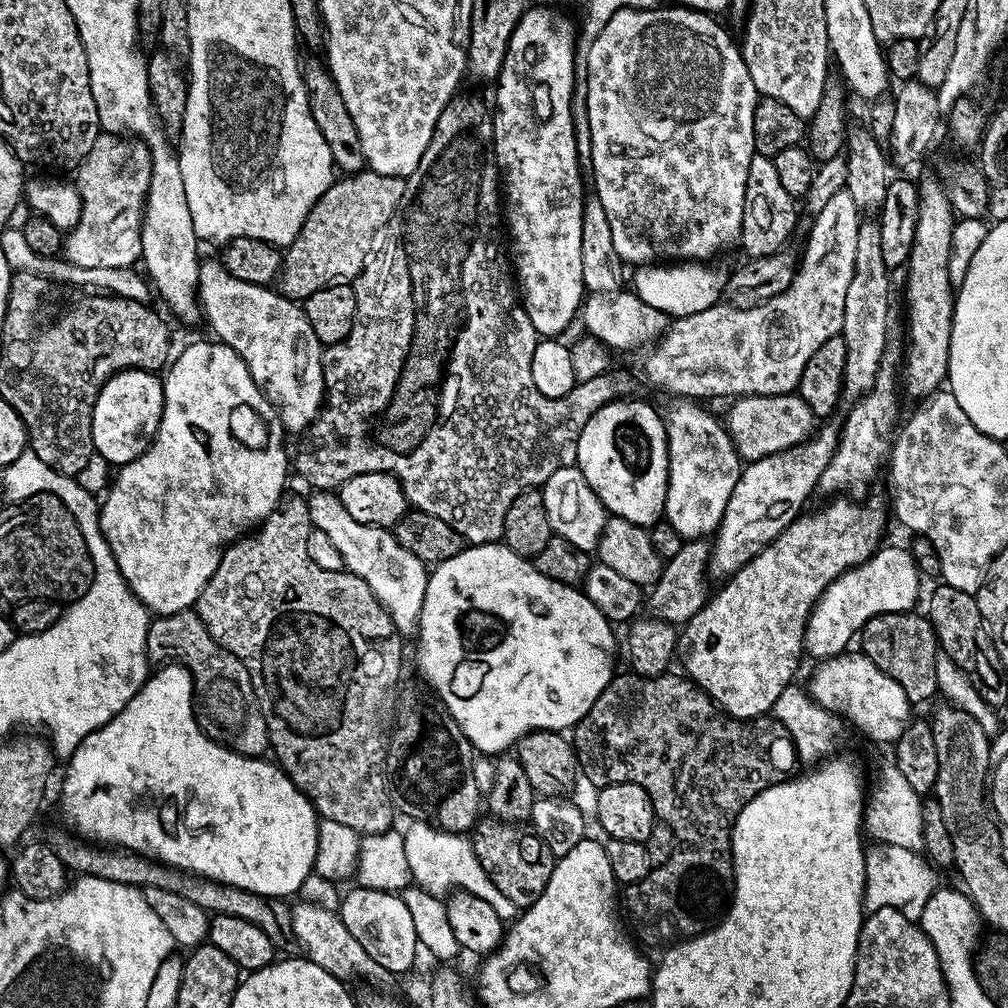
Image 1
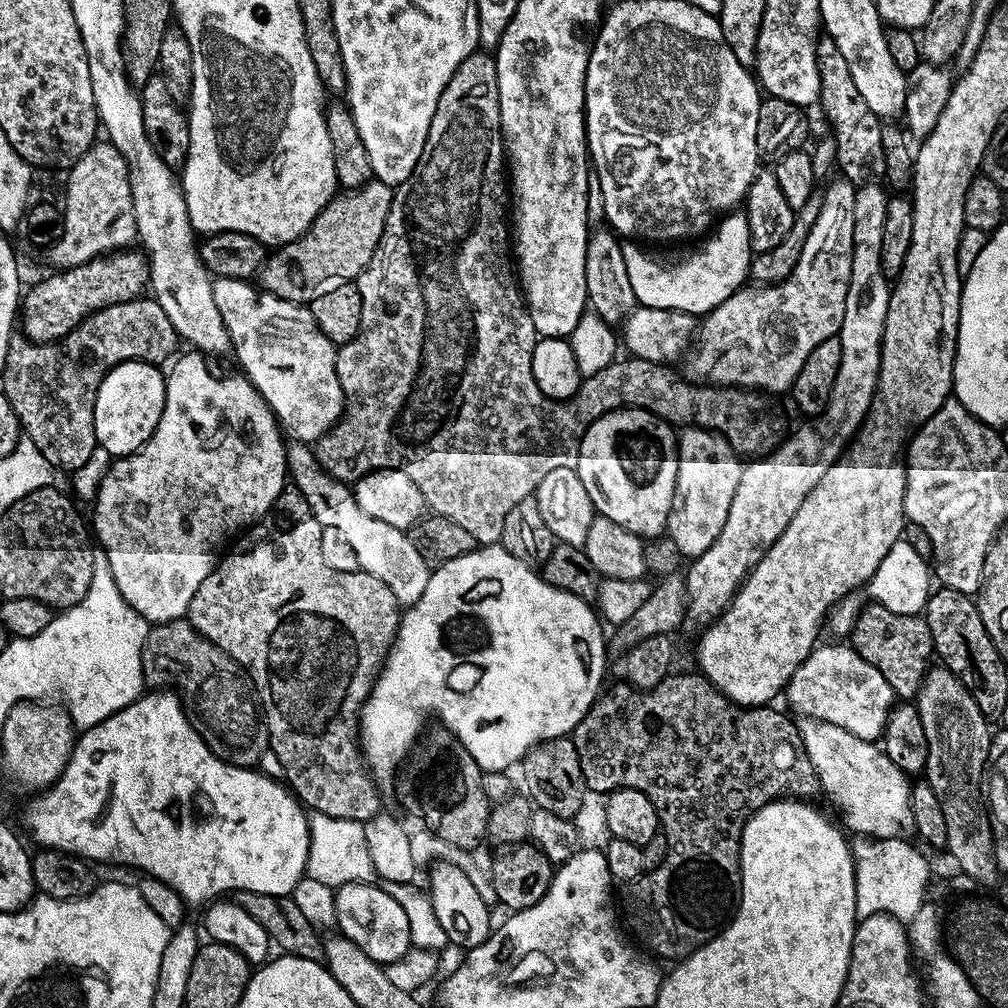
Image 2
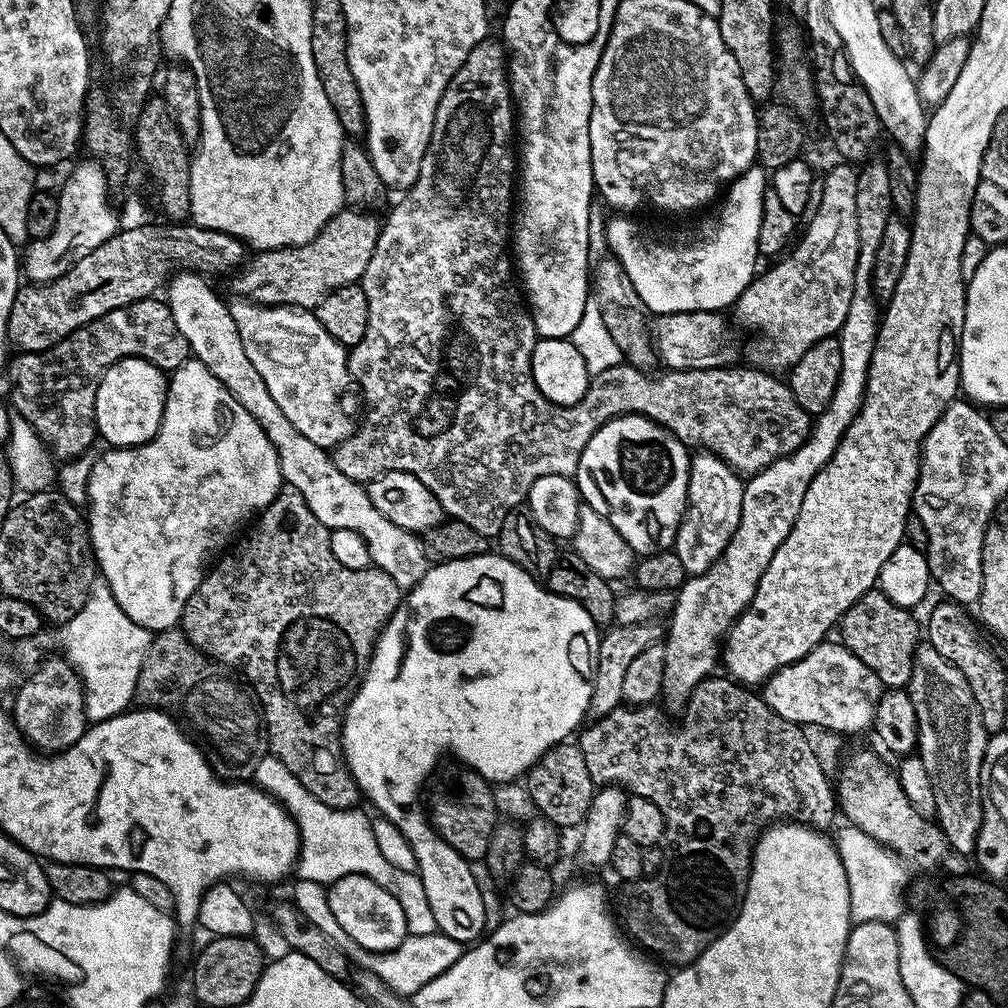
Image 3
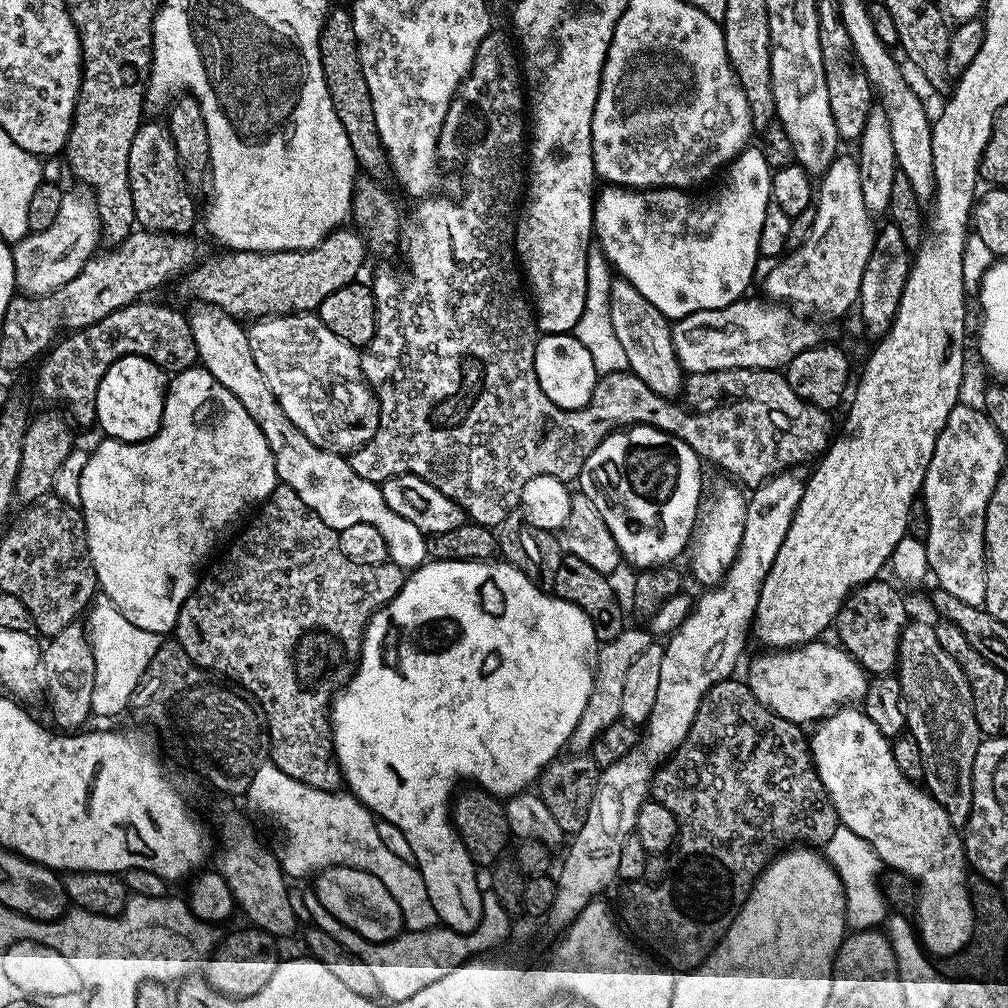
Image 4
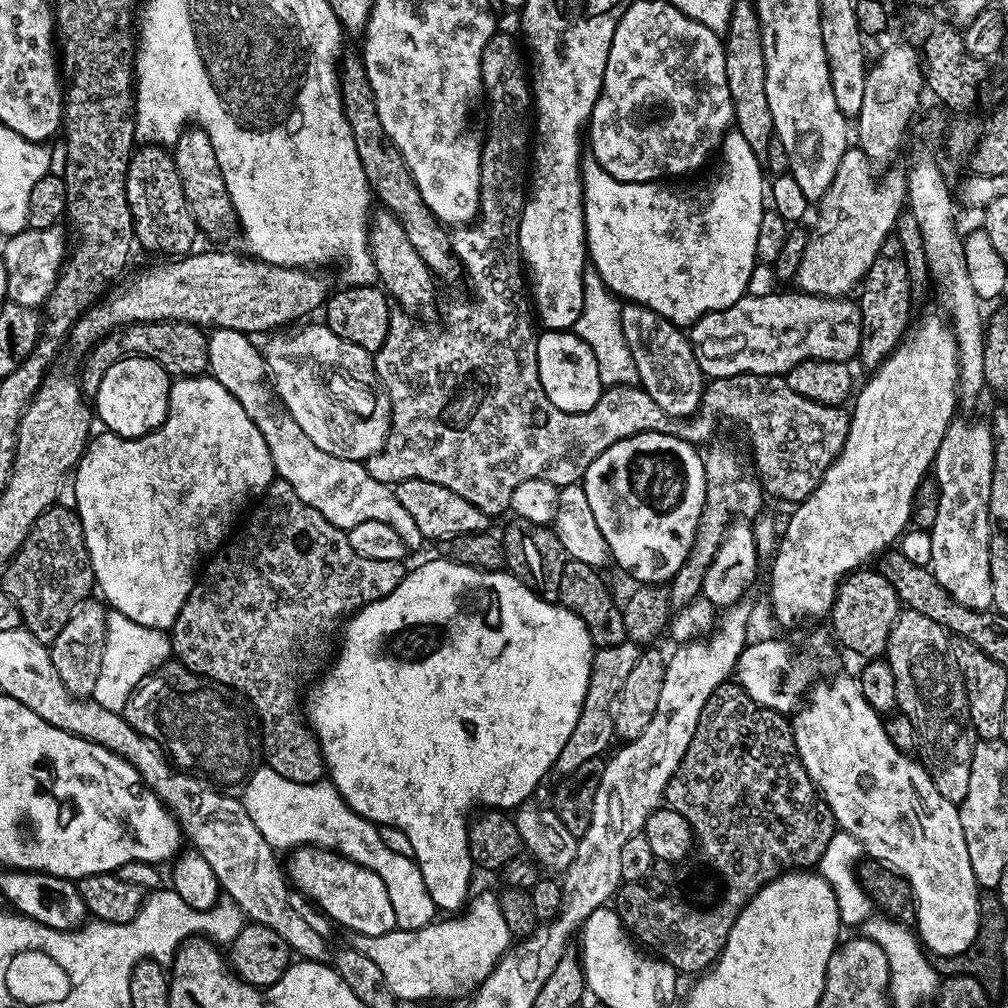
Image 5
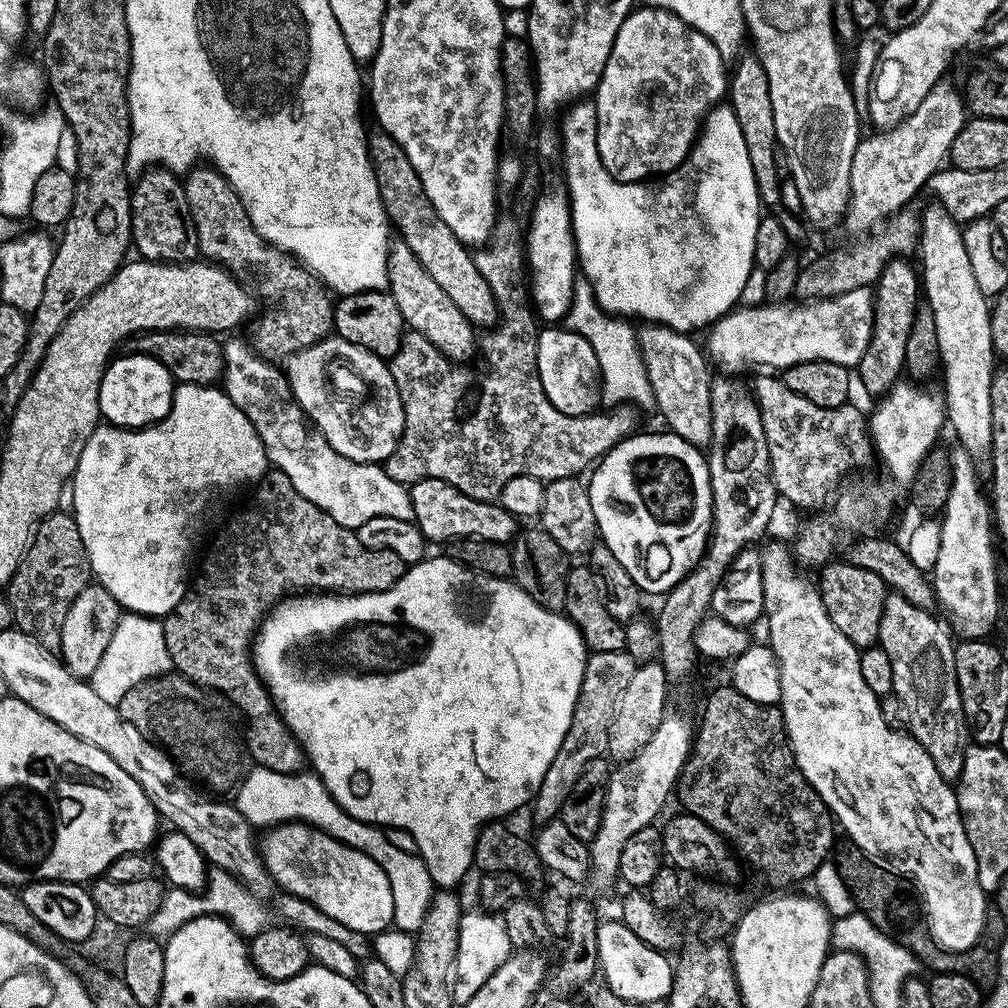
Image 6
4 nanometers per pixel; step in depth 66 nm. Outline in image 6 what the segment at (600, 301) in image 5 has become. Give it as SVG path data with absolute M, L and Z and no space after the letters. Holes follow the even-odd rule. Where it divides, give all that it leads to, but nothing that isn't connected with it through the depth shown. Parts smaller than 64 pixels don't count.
M577 279L572 305L566 317L566 327L569 332L577 332L579 336L586 338L586 342L590 342L590 346L594 346L602 381L601 401L608 406L630 404L641 409L651 409L654 404L652 387L636 341L637 329L630 328L628 324L627 319L612 315L600 305L588 280Z

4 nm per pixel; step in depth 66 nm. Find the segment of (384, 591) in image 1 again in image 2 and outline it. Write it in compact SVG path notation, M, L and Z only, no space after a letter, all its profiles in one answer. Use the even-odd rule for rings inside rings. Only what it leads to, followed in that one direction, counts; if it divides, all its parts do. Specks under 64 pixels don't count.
M292 442L286 448L286 468L290 480L301 494L310 502L310 510L318 518L321 526L338 530L350 546L354 546L354 554L358 554L360 568L374 574L374 578L382 578L390 590L394 590L394 598L402 606L411 606L422 598L422 590L426 590L426 582L430 575L430 566L414 550L414 542L407 531L400 531L364 514L355 502L353 489L343 480L335 480L329 472L321 468L316 460L316 453L307 443Z

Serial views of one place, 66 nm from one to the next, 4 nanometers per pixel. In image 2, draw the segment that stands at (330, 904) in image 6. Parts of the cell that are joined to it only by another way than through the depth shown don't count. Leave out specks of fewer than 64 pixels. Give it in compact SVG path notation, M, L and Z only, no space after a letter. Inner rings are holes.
M361 882L359 884L344 884L341 888L335 889L336 893L336 924L339 931L346 938L350 938L361 948L366 955L376 964L387 966L393 964L398 958L407 954L412 947L410 938L410 926L406 923L406 913L390 894L384 891L383 887L377 886L372 882Z

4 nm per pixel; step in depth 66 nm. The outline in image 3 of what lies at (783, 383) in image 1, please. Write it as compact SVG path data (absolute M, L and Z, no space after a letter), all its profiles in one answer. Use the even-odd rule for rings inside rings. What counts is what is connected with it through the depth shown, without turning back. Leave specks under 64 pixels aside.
M847 162L837 165L824 176L824 193L818 196L820 209L809 222L800 245L793 247L773 268L765 272L763 269L734 305L741 326L756 335L751 363L761 369L792 368L814 342L836 336L842 322L846 322L860 253L858 218L854 210L857 169Z

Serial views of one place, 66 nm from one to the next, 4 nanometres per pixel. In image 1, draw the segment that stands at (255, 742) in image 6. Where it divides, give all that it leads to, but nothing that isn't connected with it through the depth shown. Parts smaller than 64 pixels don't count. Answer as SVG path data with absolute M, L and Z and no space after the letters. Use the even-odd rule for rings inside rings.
M291 494L281 496L280 501L274 506L272 513L264 519L263 524L251 534L241 536L239 540L224 549L222 558L218 562L218 570L214 570L214 574L206 582L202 594L195 602L194 610L202 618L202 622L206 622L206 630L210 630L214 642L230 650L234 658L238 658L247 666L248 673L252 676L252 685L256 691L260 709L266 718L271 751L273 753L276 751L275 759L284 769L284 773L298 786L300 793L312 803L317 817L320 820L350 826L350 830L354 830L360 836L369 836L389 831L393 827L394 809L388 793L388 782L384 779L384 753L386 751L384 704L393 703L394 693L397 691L396 683L400 680L400 667L404 664L405 641L400 631L394 626L390 614L380 605L380 599L376 597L374 590L370 590L370 586L366 586L362 578L358 578L353 572L347 570L327 572L322 570L322 566L318 566L318 562L314 562L314 558L310 558L308 539L312 529L307 499L303 495L301 497L291 496Z

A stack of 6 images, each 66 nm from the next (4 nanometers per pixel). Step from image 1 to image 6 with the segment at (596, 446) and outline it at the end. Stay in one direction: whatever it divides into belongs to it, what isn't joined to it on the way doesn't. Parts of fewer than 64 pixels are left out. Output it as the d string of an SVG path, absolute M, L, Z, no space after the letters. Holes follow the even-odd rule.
M663 431L648 432L645 436L633 434L627 436L621 444L615 444L595 465L594 471L591 473L591 475L593 474L592 481L587 481L586 484L590 506L594 510L599 539L608 547L610 554L614 554L614 558L618 558L618 562L622 562L622 566L626 566L626 574L630 574L632 581L644 594L648 594L648 592L667 594L674 585L682 582L682 578L688 571L695 568L696 564L703 558L705 550L708 549L708 537L712 535L712 487L710 486L710 474L708 473L708 461L705 453L697 445L690 443L689 440L677 436L675 432Z

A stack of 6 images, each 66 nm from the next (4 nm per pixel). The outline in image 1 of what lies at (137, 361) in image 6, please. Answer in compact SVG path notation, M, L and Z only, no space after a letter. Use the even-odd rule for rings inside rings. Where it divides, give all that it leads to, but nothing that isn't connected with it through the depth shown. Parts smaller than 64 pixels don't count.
M127 368L125 372L117 372L102 386L98 398L94 402L92 415L92 437L95 453L108 460L112 466L128 464L148 449L156 437L160 419L164 413L164 381L155 372L144 372L141 368Z

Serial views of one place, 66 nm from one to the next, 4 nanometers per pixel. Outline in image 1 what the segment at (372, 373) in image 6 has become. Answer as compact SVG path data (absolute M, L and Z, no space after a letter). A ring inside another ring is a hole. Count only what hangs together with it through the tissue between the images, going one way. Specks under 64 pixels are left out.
M205 259L200 265L198 299L203 319L213 328L215 339L230 346L244 359L254 382L264 391L264 396L280 415L285 433L303 434L315 422L316 415L324 407L324 354L320 339L314 334L314 326L306 318L303 307L271 287L236 280L234 274L224 269L219 259Z

